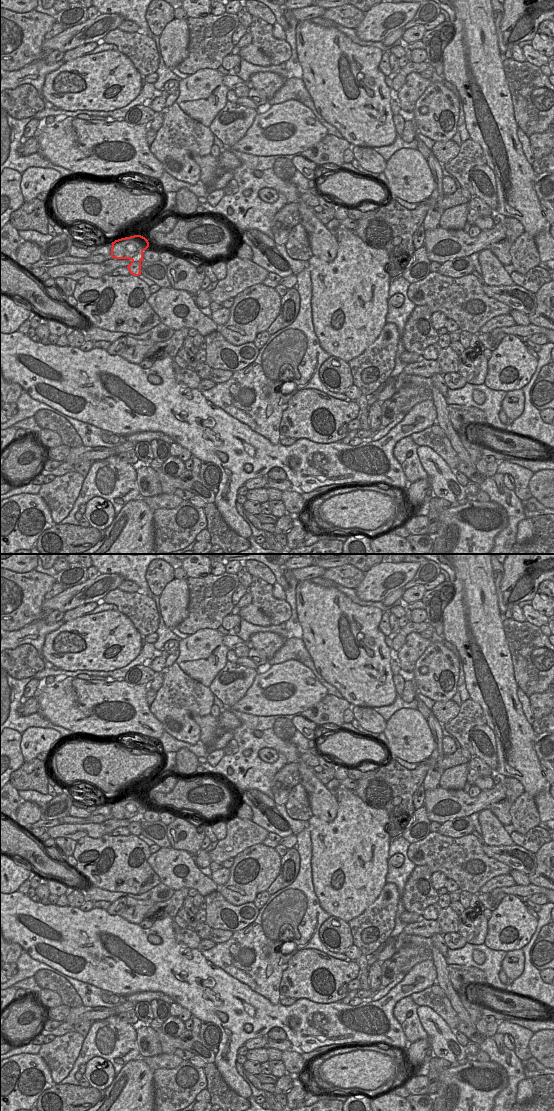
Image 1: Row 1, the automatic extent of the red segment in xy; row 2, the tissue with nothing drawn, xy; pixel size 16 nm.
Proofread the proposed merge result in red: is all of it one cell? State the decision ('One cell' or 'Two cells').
Two cells.

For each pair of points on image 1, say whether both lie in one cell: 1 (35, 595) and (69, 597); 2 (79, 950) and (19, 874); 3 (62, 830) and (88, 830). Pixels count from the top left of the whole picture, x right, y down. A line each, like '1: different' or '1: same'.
1: different
2: different
3: same

